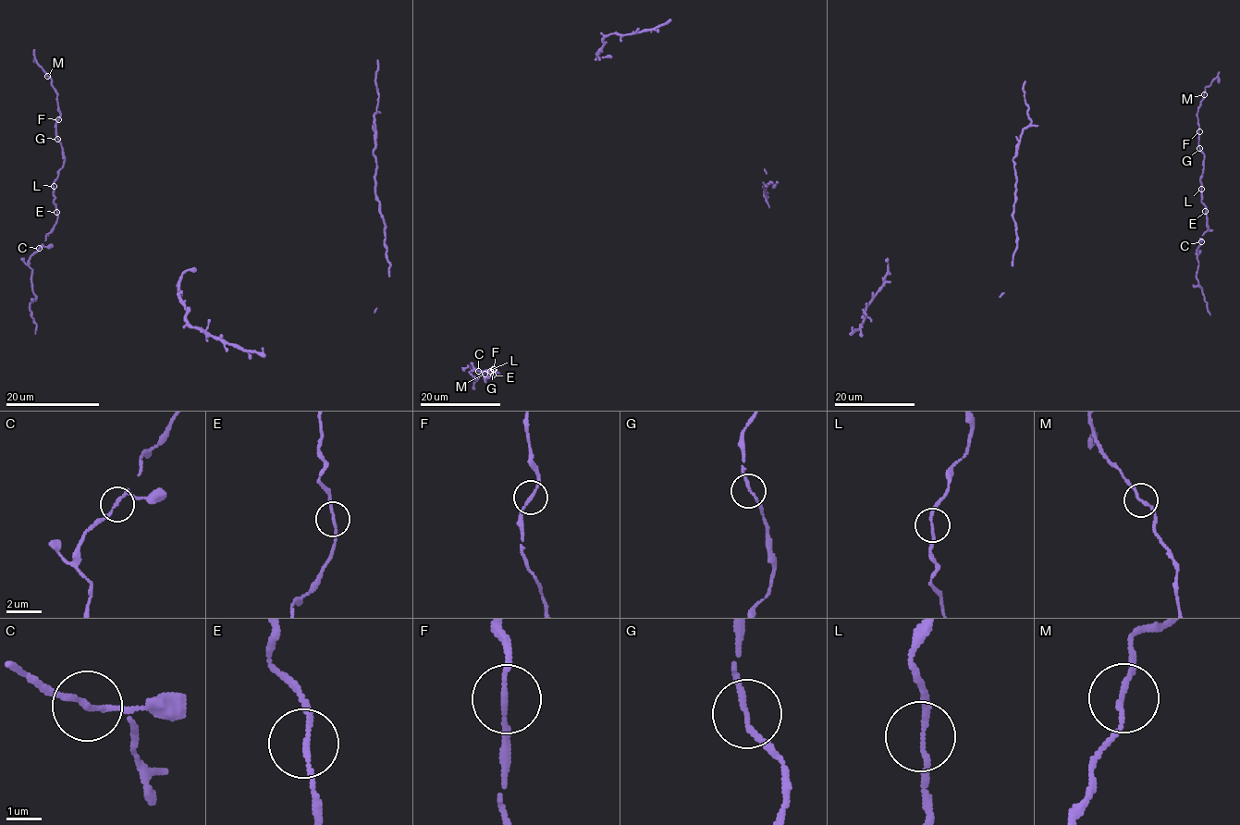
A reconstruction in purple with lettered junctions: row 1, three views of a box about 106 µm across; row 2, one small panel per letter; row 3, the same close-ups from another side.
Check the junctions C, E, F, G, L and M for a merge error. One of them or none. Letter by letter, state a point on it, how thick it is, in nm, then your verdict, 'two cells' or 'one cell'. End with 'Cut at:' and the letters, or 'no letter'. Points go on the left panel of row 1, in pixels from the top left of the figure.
C: (39, 248) | 160 nm | one cell
E: (56, 212) | 140 nm | one cell
F: (58, 119) | 140 nm | one cell
G: (57, 139) | 140 nm | one cell
L: (54, 186) | 150 nm | one cell
M: (47, 76) | 140 nm | one cell
Cut at: no letter

